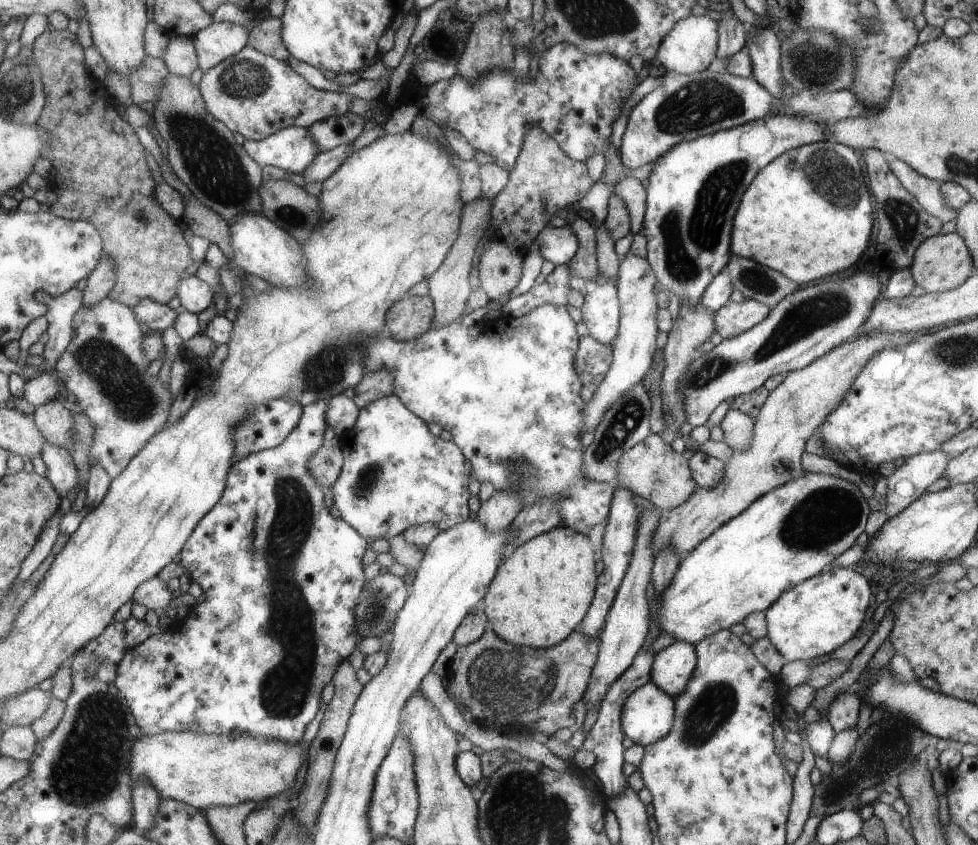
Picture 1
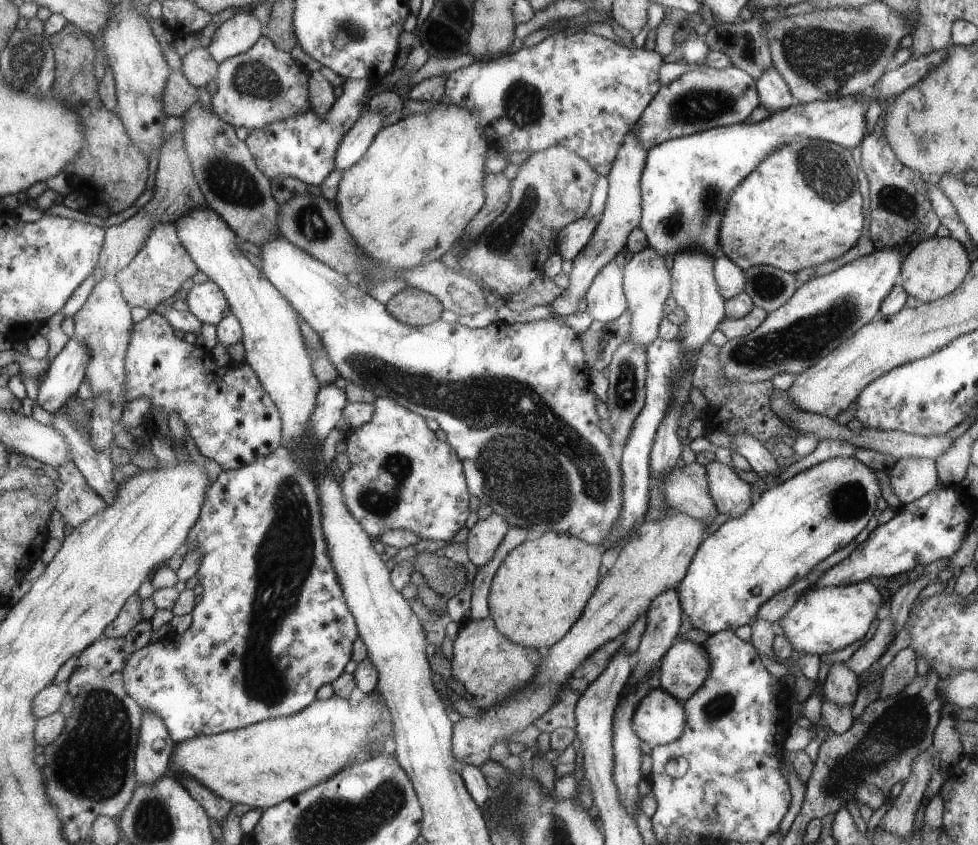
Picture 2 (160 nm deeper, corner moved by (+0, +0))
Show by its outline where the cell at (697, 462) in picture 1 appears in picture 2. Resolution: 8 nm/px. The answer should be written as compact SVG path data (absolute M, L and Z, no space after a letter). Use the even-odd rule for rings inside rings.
M720 461L708 463L710 494L720 512L729 519L744 516L753 507L751 479Z

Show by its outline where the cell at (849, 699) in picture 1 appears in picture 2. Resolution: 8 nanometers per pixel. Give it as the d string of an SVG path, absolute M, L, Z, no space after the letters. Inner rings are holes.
M835 661L831 664L827 678L822 677L821 679L824 697L838 706L852 706L860 687L857 674L847 668L844 661Z

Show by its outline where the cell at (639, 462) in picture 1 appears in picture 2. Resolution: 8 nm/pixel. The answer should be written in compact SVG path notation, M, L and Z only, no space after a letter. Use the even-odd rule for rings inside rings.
M697 461L683 468L676 466L664 476L663 491L667 506L710 525L718 518L720 510L710 494L707 468L708 465Z

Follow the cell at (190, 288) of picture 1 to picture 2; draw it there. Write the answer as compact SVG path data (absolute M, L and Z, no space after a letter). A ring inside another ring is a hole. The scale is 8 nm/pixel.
M214 281L188 284L188 311L204 324L217 324L231 312L229 301L222 288Z

